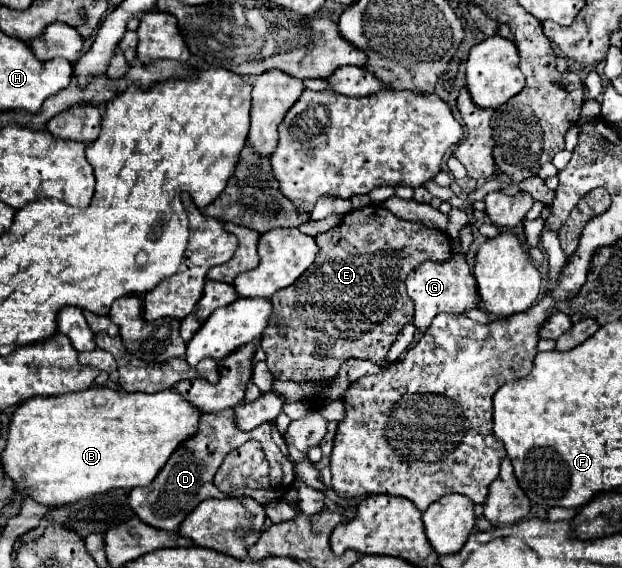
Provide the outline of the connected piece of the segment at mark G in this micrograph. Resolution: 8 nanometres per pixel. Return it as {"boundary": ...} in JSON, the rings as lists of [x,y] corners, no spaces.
{"boundary":[[[452,242],[452,258],[444,264],[436,262],[424,262],[418,268],[414,268],[408,278],[406,278],[406,288],[408,296],[414,302],[414,326],[420,332],[426,332],[434,320],[436,314],[440,312],[450,312],[450,314],[464,314],[466,310],[478,308],[480,296],[476,296],[476,280],[460,254],[460,242]]]}

